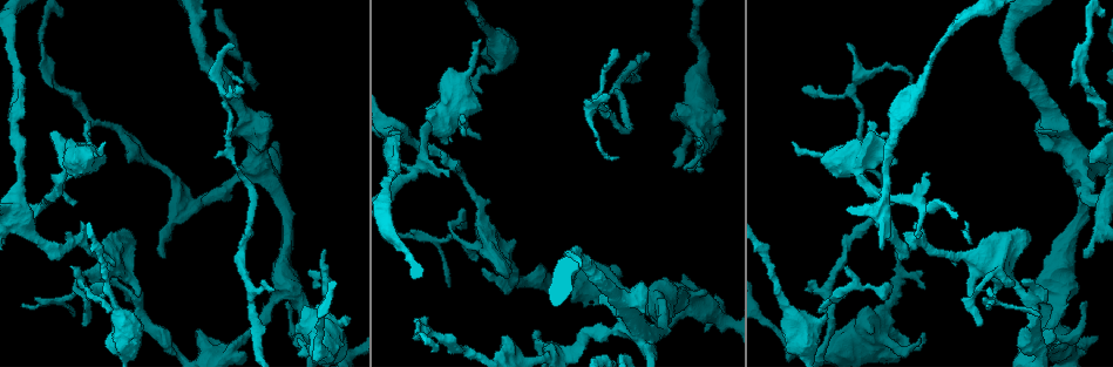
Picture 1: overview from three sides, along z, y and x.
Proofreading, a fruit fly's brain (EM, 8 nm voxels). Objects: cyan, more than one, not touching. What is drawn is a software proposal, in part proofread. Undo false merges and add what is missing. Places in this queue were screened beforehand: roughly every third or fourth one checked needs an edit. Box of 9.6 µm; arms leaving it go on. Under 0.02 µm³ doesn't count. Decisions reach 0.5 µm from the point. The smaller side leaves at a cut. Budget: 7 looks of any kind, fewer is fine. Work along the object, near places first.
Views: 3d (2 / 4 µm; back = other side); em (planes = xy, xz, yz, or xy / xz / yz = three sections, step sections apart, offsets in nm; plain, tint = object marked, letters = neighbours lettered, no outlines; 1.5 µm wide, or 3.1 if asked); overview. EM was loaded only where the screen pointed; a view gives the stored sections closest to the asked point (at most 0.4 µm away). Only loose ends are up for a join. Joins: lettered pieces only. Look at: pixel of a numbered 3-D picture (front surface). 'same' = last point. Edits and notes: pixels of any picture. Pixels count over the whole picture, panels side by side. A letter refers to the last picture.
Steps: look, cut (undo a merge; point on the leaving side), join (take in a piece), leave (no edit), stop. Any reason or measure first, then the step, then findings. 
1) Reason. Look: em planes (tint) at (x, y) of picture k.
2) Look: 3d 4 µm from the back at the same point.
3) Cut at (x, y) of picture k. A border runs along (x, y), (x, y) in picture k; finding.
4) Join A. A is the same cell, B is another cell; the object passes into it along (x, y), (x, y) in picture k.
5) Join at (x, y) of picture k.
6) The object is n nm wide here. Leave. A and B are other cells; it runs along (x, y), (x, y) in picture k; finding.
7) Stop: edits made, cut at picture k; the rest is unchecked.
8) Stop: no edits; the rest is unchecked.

Thin end. Look: em planes (tint) at (73, 316) of picture 1.

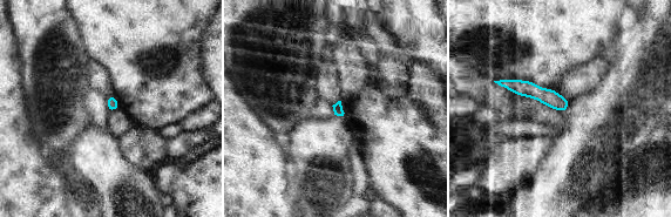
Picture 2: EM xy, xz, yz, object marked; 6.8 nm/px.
See the neighbours. Look: em planes (letters) at the same point.

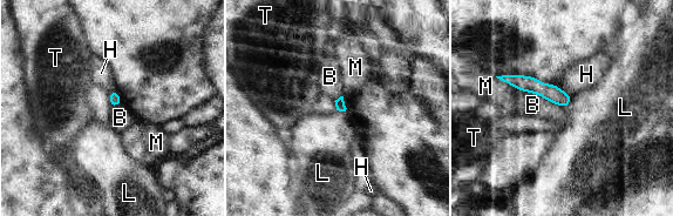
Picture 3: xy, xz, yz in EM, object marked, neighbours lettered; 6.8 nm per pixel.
Leave. B, H, L, M and T are other cells; it runs along (504, 78), (530, 83), (568, 100) in picture 3; no lettered piece goes on from it.

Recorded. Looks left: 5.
Branch stops here. Look: 3d 4 µm at (918, 236) of picture 1.

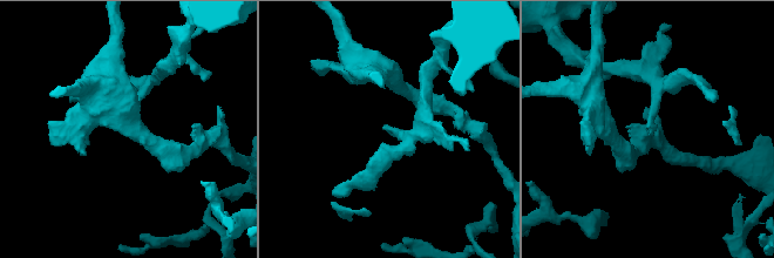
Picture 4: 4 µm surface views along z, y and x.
Now the EM. Look: em planes (letters) at (650, 133) of picture 4.

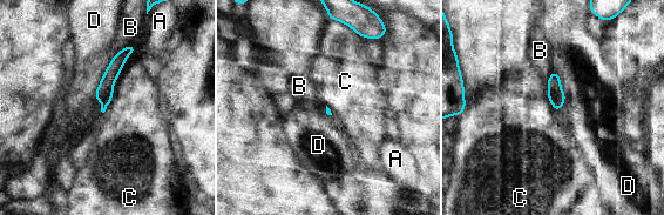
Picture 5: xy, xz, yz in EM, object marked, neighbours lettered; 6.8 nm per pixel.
Leave. A, B, C and D are other cells; a border runs along (123, 68), (103, 112) in picture 5; none of them fits.

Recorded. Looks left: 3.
Free end. Look: 3d 2 µm at (125, 153) of picture 1.

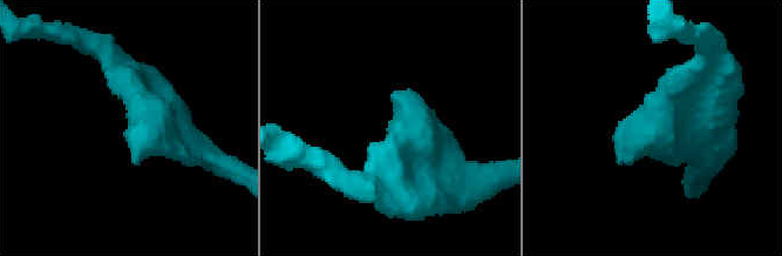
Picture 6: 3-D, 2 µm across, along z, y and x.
Look: em xy step 4 (tint) at (125, 136) of picture 6.

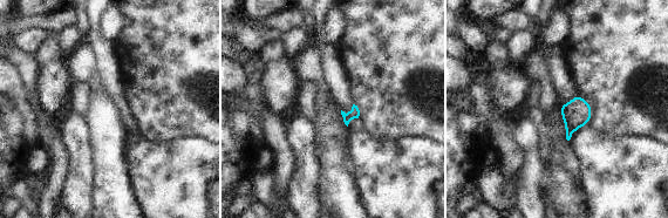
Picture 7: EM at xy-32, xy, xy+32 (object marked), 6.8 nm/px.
Cut it another way. Look: em planes (letters) at the same point.

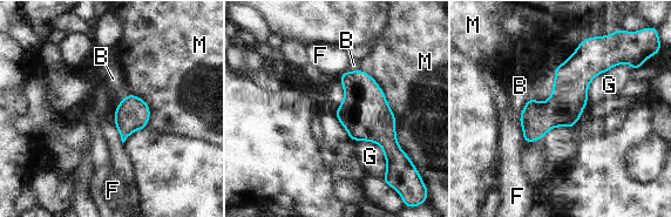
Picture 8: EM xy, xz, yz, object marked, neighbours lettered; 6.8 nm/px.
The object is 260 nm wide here. Leave. B, F, G and M are other cells; it runs along (588, 48), (569, 95), (527, 140) in picture 8; no lettered piece goes on from it.

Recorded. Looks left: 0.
Stop: no edits; the rest is unchecked.

